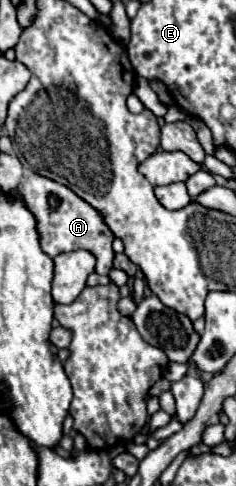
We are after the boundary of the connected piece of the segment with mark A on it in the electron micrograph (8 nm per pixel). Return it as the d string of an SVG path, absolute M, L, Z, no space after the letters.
M39 174L29 176L19 186L19 194L23 196L25 204L29 204L29 208L33 208L33 214L37 216L37 230L41 232L41 248L45 254L55 258L61 252L85 248L85 250L93 252L97 258L95 272L109 274L109 270L113 268L113 256L115 256L115 252L111 248L115 236L97 208L87 204L83 198L79 198L67 186L57 184L57 182L45 178L45 176L39 176Z

